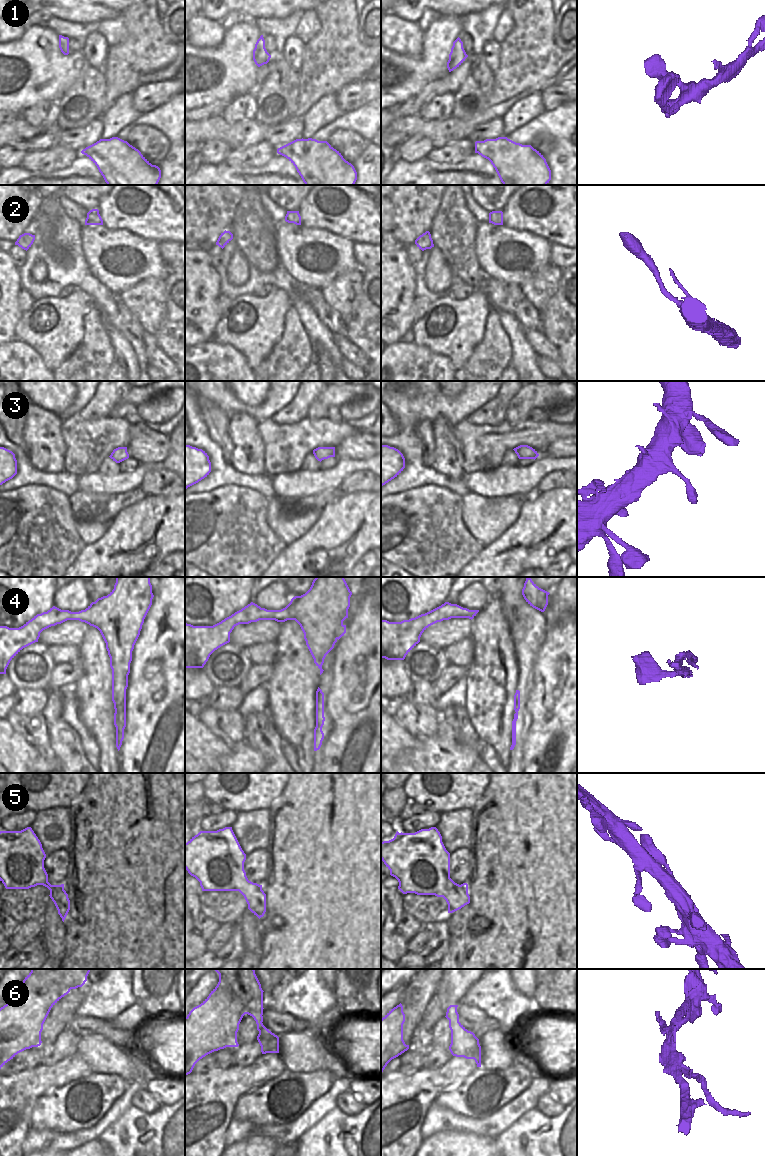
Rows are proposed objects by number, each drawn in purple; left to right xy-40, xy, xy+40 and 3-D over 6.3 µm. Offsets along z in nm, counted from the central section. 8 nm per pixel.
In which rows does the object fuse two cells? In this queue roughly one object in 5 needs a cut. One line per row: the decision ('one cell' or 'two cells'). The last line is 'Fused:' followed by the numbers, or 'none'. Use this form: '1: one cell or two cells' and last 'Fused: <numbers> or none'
1: one cell
2: one cell
3: one cell
4: one cell
5: one cell
6: two cells
Fused: 6

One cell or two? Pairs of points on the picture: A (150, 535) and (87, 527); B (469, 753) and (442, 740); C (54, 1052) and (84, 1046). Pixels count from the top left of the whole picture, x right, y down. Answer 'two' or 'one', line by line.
A: two
B: one
C: two

